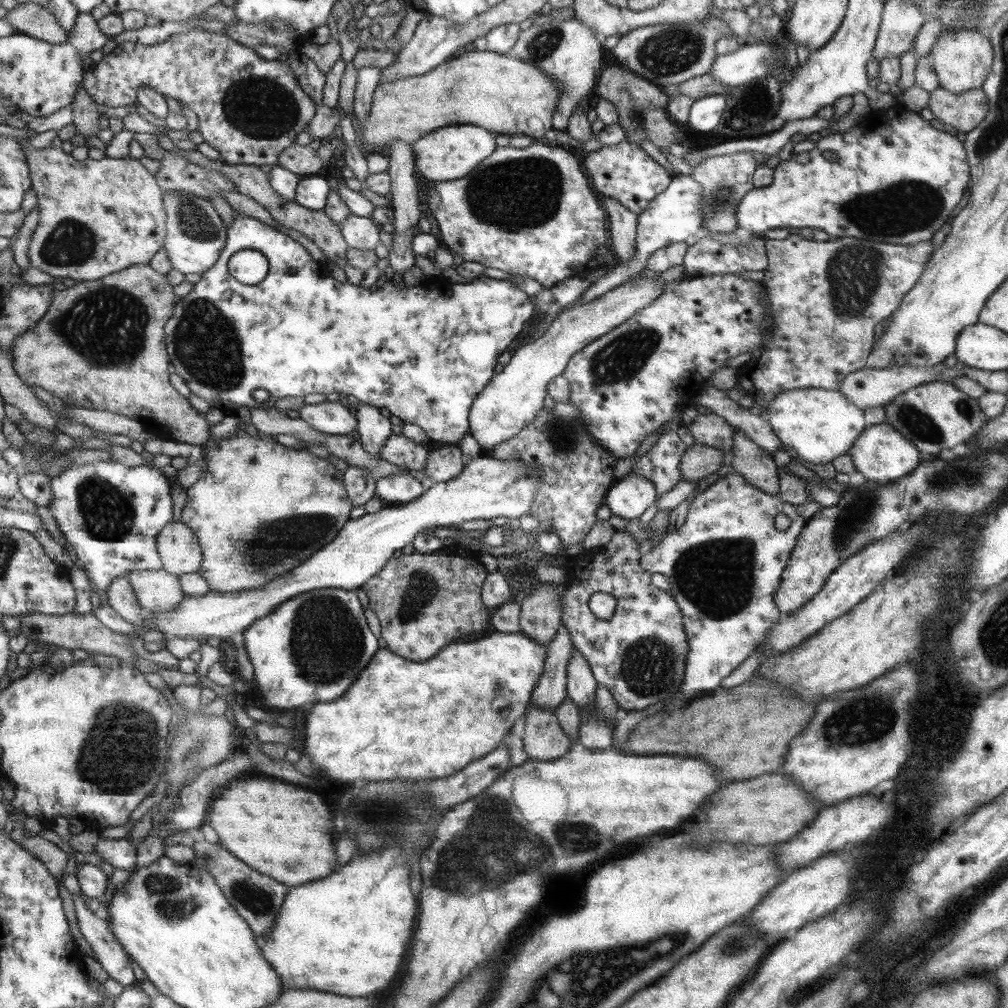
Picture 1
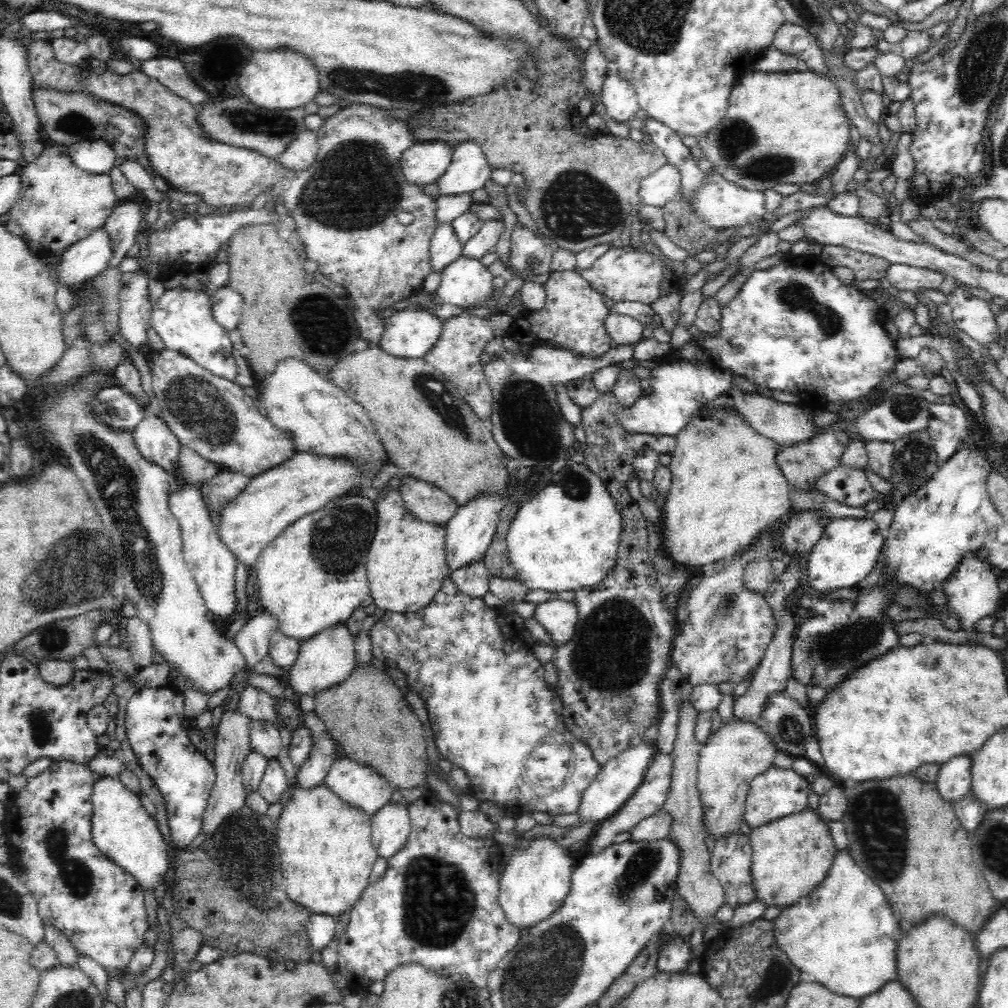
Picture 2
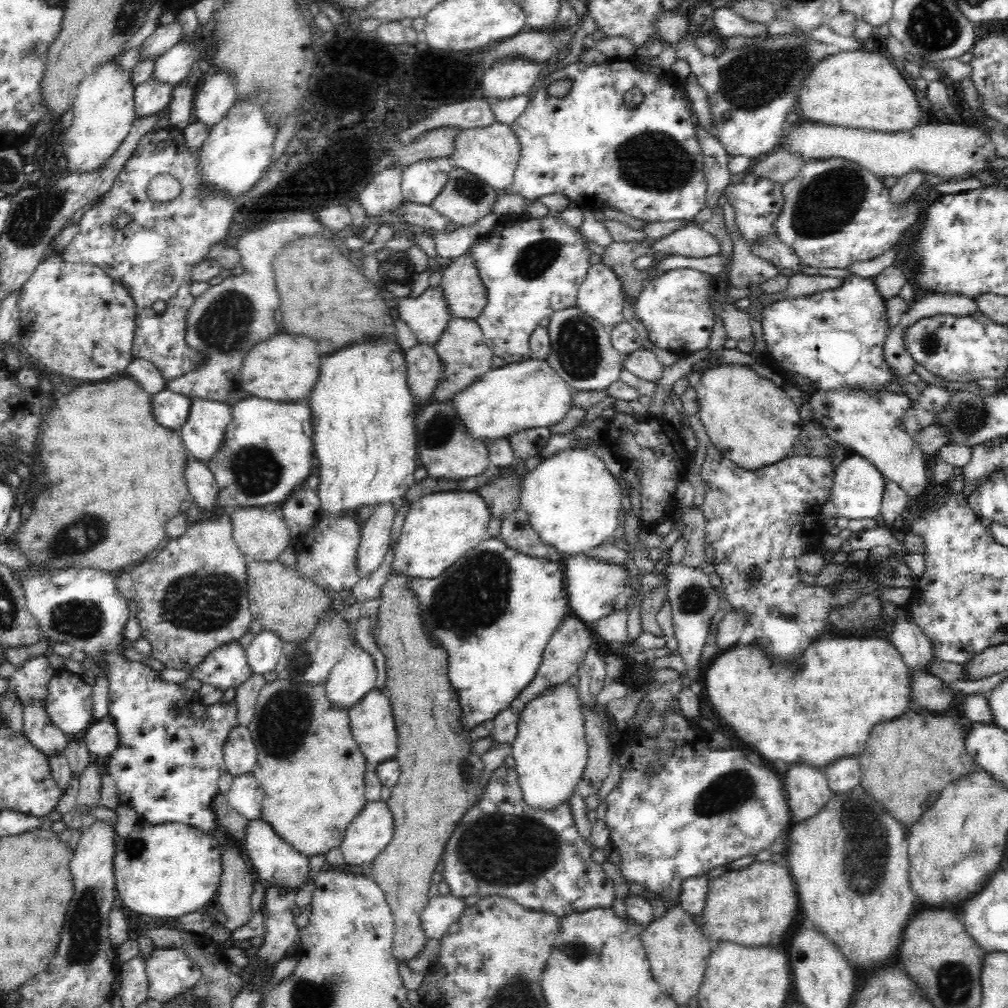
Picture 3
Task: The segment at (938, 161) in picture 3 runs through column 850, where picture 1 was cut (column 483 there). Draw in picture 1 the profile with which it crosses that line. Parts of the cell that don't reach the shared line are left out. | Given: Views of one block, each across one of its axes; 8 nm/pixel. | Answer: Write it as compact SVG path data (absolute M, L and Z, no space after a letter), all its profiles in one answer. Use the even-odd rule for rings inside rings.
M461 124L429 132L429 136L423 136L421 140L411 143L411 146L417 174L421 174L427 181L446 182L467 176L481 160L487 159L494 151L495 142L491 132L471 124Z

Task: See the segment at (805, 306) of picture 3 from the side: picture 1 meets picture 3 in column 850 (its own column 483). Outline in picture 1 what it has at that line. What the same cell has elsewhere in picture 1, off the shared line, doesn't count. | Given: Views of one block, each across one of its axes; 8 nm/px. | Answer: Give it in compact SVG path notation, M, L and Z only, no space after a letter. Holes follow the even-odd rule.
M238 212L233 213L233 221L229 225L228 242L225 243L224 250L220 252L220 258L216 264L208 271L203 273L201 279L193 284L191 292L178 299L176 310L173 311L172 318L164 327L164 343L168 347L168 353L174 372L176 372L185 382L191 394L199 396L209 404L211 408L218 408L225 415L236 415L240 406L247 406L252 410L255 408L268 409L280 398L292 396L307 396L307 394L331 394L332 392L343 392L349 396L357 398L359 403L367 403L371 406L386 408L390 414L397 416L402 424L413 424L425 432L426 437L430 440L443 442L446 445L456 445L464 434L468 434L468 412L471 410L473 399L484 390L484 387L490 382L493 368L495 368L495 358L497 350L502 352L506 350L507 344L523 330L525 320L533 314L533 307L527 302L525 292L511 281L497 280L485 275L479 275L477 278L463 283L463 286L457 286L456 283L451 285L451 296L443 294L439 290L425 290L425 287L419 285L408 285L404 283L402 287L396 287L392 281L382 280L374 283L370 288L361 288L361 285L352 285L351 283L341 283L333 279L330 275L328 266L321 266L315 262L303 246L299 246L295 240L291 240L285 234L279 234L269 225L255 220L251 216L245 216ZM238 250L256 250L260 252L268 262L268 271L266 277L253 286L245 286L237 282L227 272L227 261L229 257ZM287 268L295 268L295 271L289 273ZM404 286L404 287L403 287ZM253 390L267 390L269 399L264 403L257 403L251 397Z

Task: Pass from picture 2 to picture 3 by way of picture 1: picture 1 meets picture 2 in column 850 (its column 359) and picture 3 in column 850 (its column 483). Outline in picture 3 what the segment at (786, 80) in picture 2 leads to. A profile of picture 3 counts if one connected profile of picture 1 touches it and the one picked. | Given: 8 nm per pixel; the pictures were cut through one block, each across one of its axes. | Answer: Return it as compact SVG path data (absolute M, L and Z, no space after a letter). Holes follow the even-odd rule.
M883 49L835 52L806 76L799 88L798 113L819 124L846 124L846 128L870 128L878 132L912 130L920 123L923 112L901 69Z

